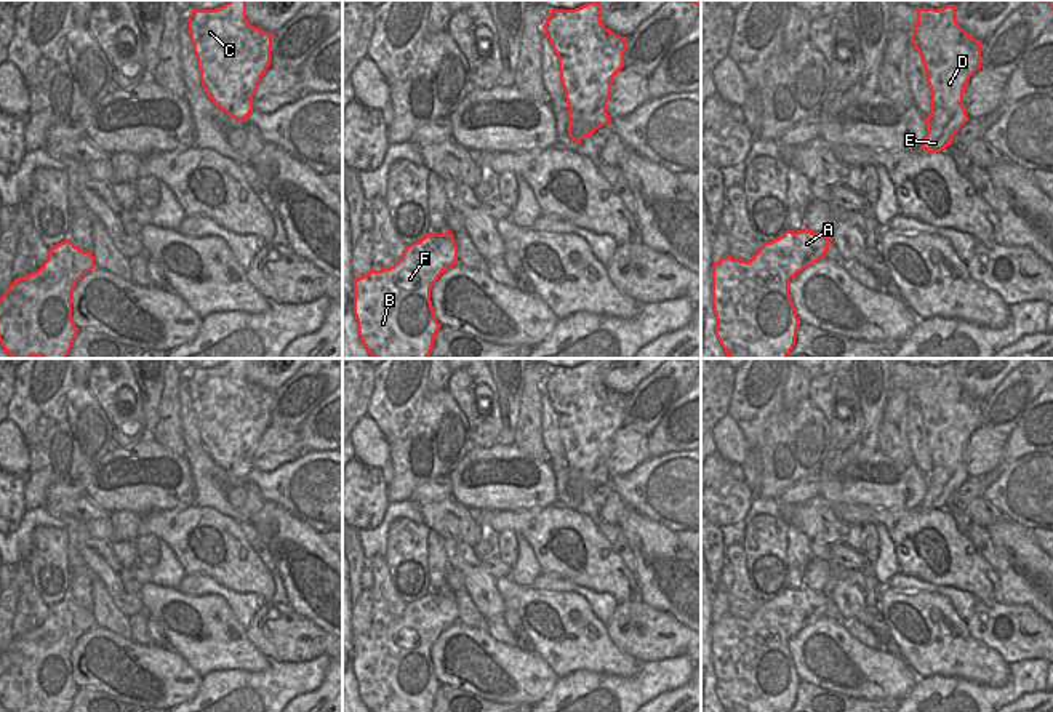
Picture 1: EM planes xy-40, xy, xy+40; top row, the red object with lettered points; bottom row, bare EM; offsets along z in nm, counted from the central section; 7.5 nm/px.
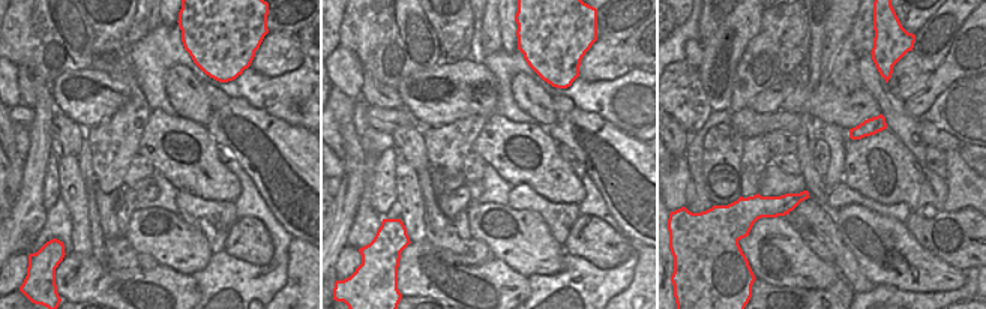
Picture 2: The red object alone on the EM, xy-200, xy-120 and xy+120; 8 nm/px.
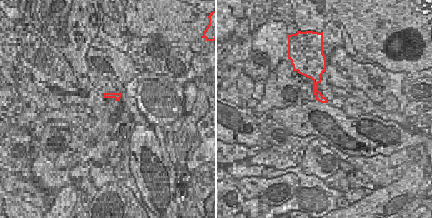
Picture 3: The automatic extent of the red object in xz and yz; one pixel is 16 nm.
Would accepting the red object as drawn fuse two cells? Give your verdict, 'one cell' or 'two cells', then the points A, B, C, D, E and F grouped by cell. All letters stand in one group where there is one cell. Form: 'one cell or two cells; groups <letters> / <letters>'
one cell; groups A B C D E F

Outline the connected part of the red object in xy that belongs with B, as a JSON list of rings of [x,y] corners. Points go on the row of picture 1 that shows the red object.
[[[426,234],[390,267],[354,280],[354,315],[362,344],[374,358],[427,358],[440,323],[430,288],[458,264],[453,234]]]

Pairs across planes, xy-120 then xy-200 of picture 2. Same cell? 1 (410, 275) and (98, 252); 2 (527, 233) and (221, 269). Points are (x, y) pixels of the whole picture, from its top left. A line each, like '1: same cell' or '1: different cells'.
1: different cells
2: different cells

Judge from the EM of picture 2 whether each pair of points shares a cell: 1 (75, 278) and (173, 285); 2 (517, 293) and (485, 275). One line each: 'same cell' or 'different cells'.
1: same cell
2: same cell

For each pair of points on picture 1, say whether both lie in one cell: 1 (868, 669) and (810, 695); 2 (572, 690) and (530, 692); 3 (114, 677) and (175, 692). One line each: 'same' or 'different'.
1: different
2: different
3: same

